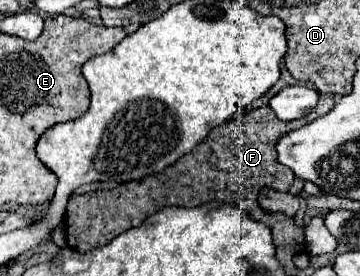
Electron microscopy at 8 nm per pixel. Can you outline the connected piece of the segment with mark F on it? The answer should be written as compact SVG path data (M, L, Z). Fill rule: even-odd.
M261 106L229 124L221 124L215 130L211 130L209 136L187 154L187 170L185 170L185 158L181 158L159 174L151 174L141 180L119 184L115 190L97 190L97 192L71 196L67 204L67 214L65 214L65 232L67 232L69 248L77 252L89 252L97 246L103 246L111 238L119 236L121 232L139 226L145 218L163 210L165 206L191 208L205 202L223 202L223 204L239 206L253 220L259 220L265 226L269 226L275 246L305 248L305 250L295 250L295 254L307 252L305 230L297 228L293 218L285 214L267 212L257 204L257 194L263 186L273 190L291 188L291 178L295 176L291 168L277 162L275 144L279 142L281 136L285 136L287 132L303 124L305 124L305 118L283 122L275 116L275 112L271 112L269 106Z

